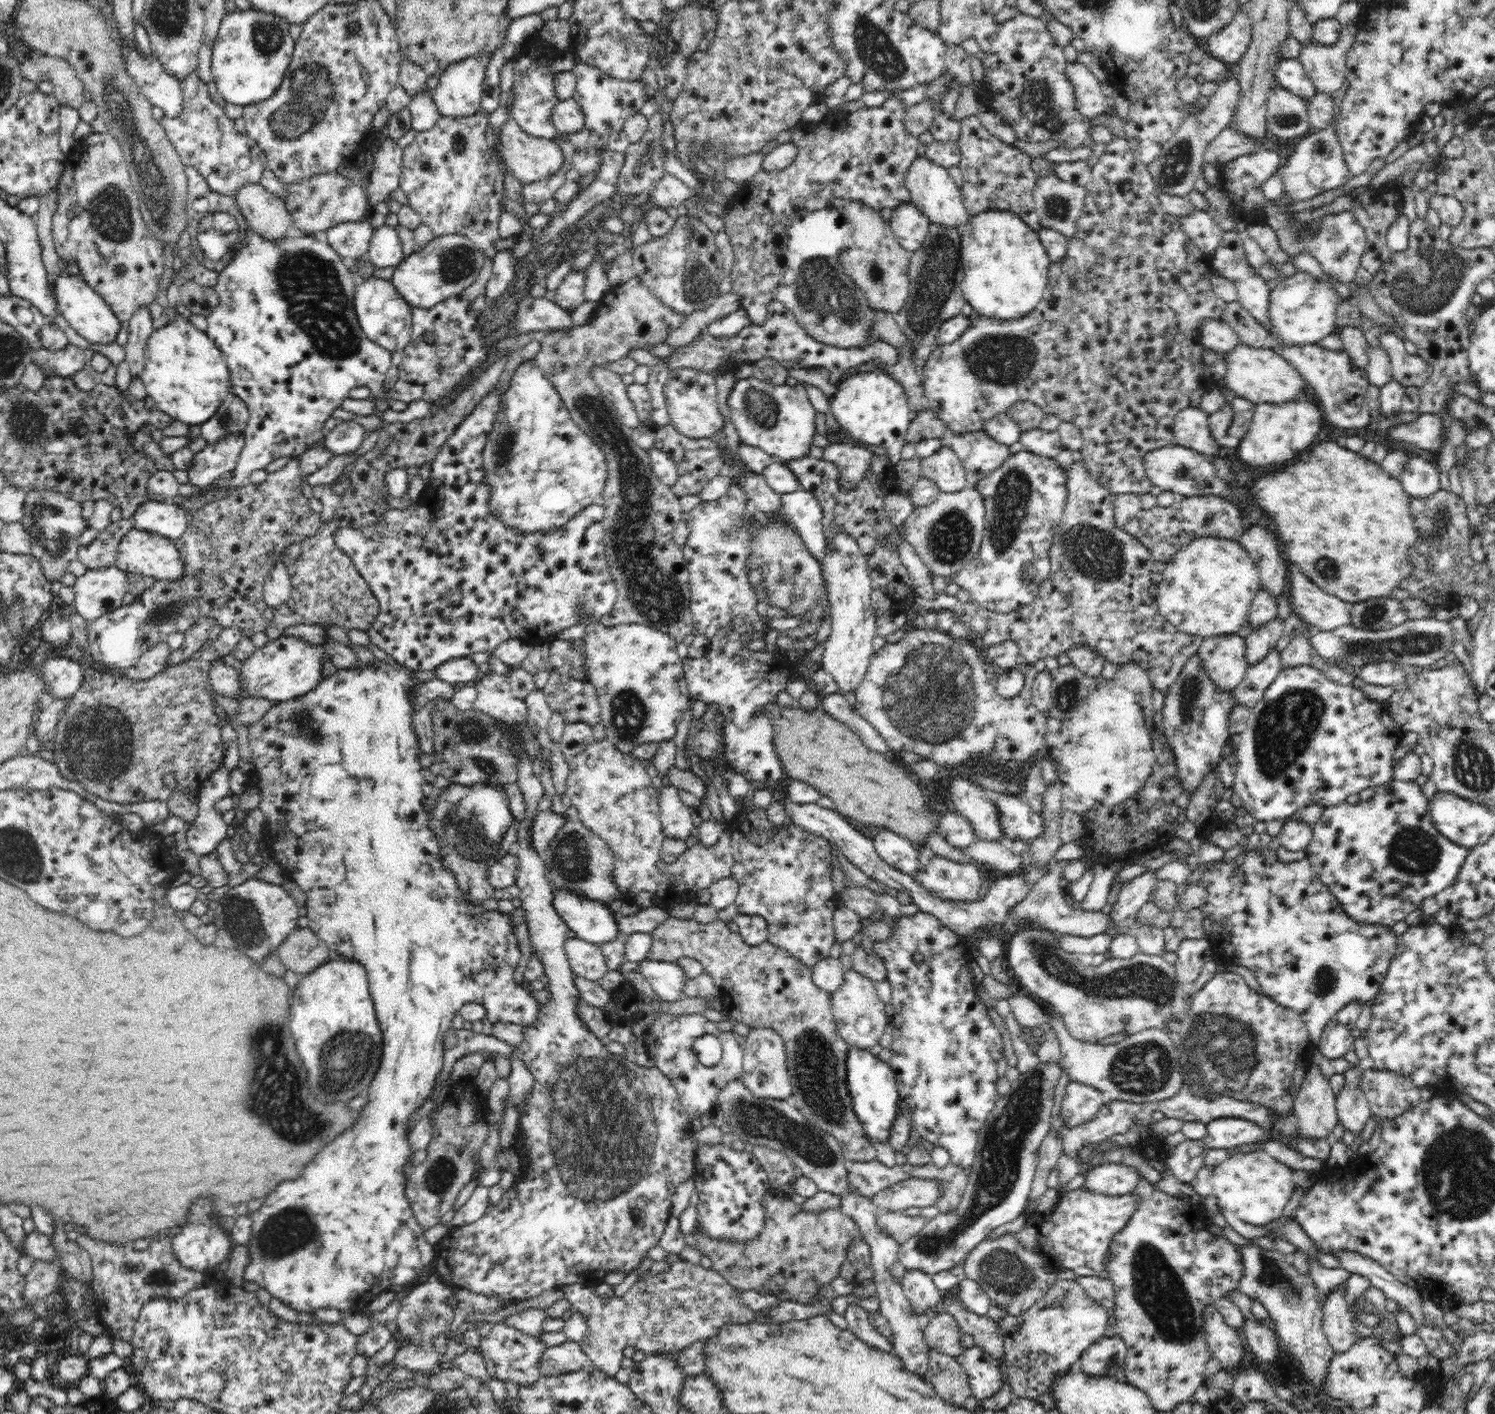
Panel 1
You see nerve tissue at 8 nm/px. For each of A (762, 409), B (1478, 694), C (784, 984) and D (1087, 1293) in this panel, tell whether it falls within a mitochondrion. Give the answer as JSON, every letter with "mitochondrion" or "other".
{"A":"mitochondrion","B":"other","C":"other","D":"other"}

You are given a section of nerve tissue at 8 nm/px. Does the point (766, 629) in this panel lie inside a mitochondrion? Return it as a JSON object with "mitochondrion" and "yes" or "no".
{"mitochondrion":"no"}

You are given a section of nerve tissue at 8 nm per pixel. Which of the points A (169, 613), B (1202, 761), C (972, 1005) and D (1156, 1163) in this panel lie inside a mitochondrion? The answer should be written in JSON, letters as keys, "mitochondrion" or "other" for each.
{"A":"mitochondrion","B":"other","C":"other","D":"other"}

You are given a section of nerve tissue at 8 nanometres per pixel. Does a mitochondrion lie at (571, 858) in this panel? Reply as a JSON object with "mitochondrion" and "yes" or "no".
{"mitochondrion":"yes"}

